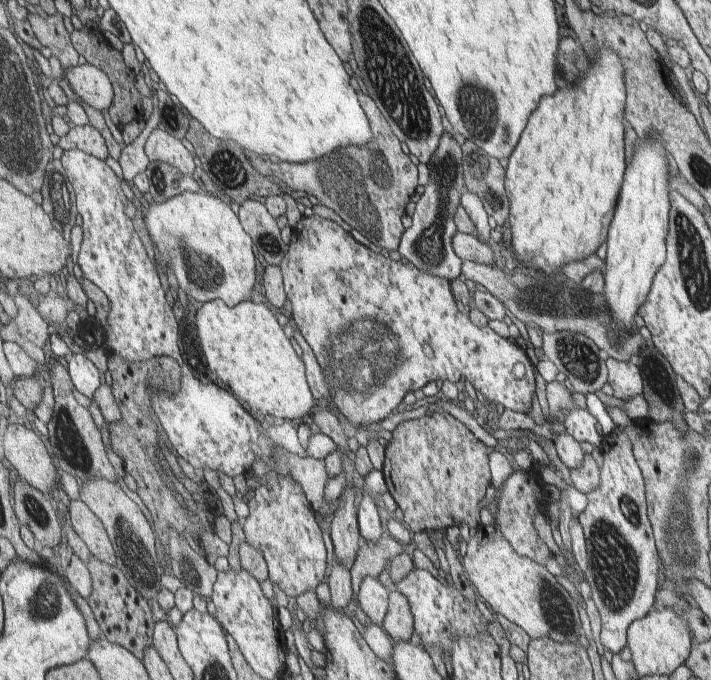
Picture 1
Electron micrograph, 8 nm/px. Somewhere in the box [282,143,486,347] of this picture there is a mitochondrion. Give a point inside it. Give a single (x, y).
(357, 181)

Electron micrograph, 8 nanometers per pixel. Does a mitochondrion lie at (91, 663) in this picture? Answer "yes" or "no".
no

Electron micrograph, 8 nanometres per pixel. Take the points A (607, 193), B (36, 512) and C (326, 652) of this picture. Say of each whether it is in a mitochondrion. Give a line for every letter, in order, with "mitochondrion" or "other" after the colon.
A: other
B: mitochondrion
C: other

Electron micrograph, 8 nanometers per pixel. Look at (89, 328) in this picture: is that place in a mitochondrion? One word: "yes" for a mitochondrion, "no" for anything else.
no

